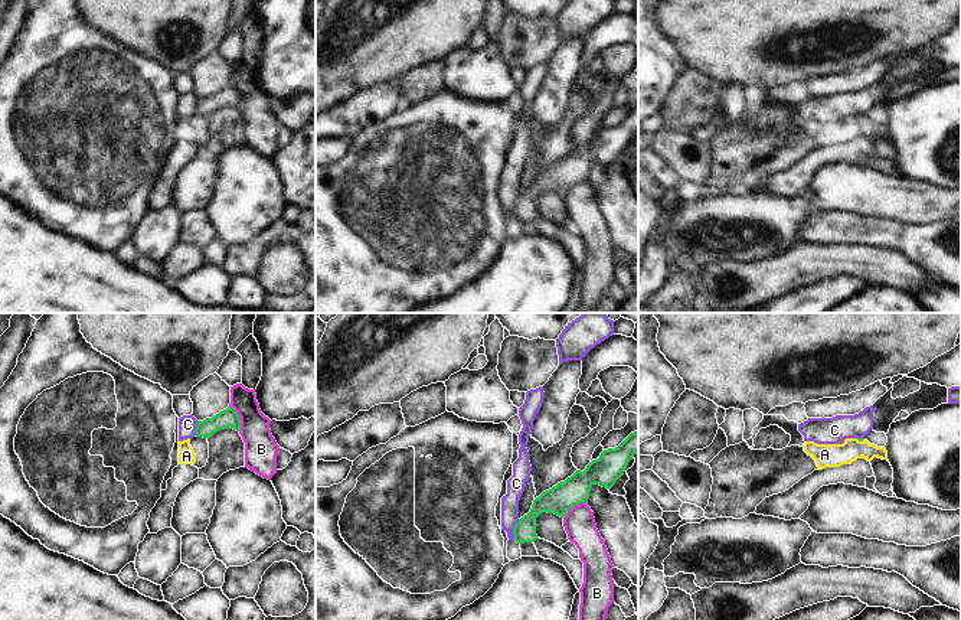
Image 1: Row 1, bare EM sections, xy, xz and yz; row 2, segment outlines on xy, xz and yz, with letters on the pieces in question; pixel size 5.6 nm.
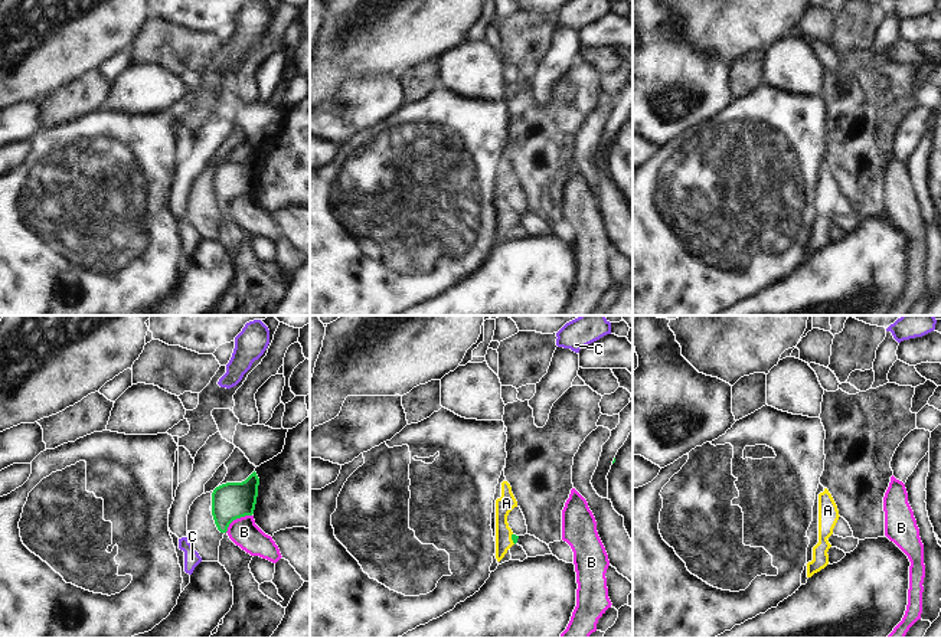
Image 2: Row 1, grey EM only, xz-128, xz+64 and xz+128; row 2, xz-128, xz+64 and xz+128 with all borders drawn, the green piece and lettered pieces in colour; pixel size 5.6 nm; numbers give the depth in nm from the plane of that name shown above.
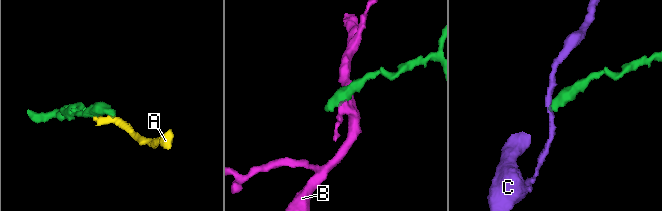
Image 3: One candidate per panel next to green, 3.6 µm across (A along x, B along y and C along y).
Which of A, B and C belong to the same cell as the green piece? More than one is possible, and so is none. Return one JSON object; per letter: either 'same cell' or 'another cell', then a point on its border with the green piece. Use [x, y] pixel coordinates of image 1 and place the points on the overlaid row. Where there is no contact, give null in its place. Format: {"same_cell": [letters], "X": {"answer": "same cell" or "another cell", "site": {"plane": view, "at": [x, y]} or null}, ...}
{"same_cell": ["A"], "A": {"answer": "same cell", "site": {"plane": "yz", "at": [860, 440]}}, "B": {"answer": "another cell", "site": {"plane": "xy", "at": [239, 418]}}, "C": {"answer": "another cell", "site": {"plane": "xz", "at": [513, 529]}}}

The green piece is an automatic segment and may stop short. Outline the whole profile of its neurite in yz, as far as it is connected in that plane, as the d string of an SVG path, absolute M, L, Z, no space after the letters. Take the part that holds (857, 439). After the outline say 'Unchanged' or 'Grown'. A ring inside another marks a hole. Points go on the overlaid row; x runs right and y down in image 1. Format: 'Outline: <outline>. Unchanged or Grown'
Outline: M846 438L843 444L805 441L804 451L815 460L818 470L852 464L862 457L867 461L872 461L875 457L888 460L885 447L870 444L864 438Z. Grown.

